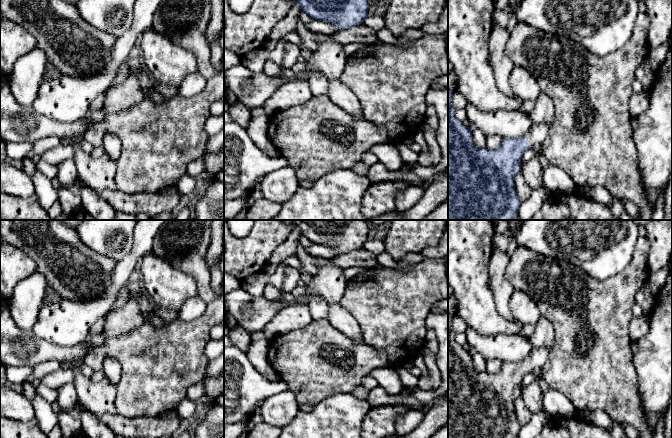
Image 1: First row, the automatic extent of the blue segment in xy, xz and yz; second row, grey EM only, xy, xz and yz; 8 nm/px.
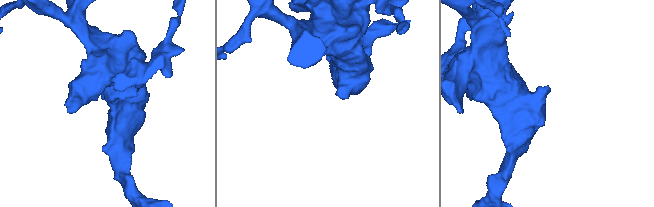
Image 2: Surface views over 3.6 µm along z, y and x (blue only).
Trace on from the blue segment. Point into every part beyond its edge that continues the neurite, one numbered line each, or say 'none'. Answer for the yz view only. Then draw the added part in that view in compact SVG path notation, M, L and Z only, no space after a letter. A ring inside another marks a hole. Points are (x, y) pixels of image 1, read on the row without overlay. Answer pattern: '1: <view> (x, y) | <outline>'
1: yz (537, 358) | M546 347L533 348L531 353L525 358L531 366L531 371L536 368L542 368L547 361L549 349Z

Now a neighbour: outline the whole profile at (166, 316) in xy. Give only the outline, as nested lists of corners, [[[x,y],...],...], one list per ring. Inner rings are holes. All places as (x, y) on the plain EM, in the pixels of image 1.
[[[154,306],[143,307],[142,316],[143,316],[144,322],[148,322],[150,317],[153,315],[160,318],[165,324],[170,324],[173,321],[178,320],[179,312],[160,309]]]

